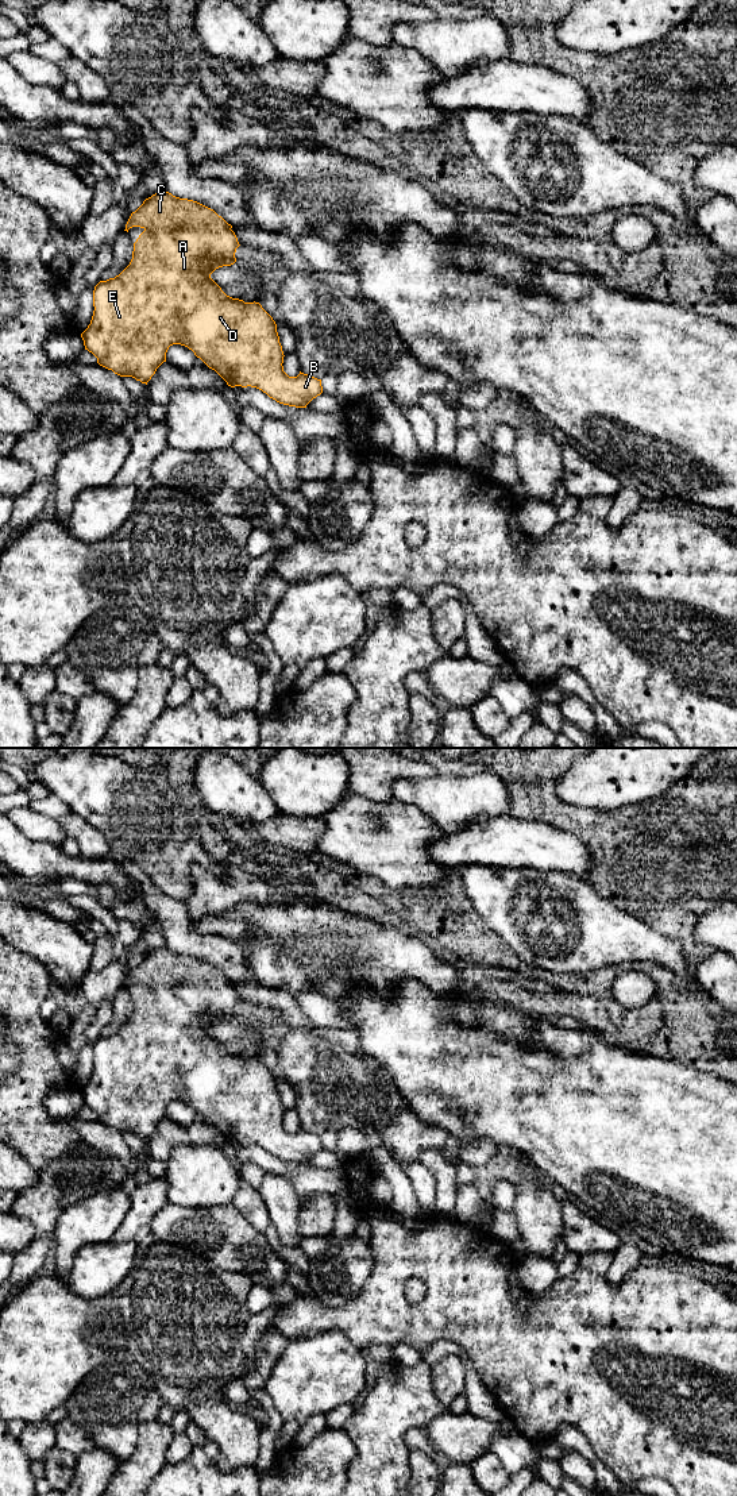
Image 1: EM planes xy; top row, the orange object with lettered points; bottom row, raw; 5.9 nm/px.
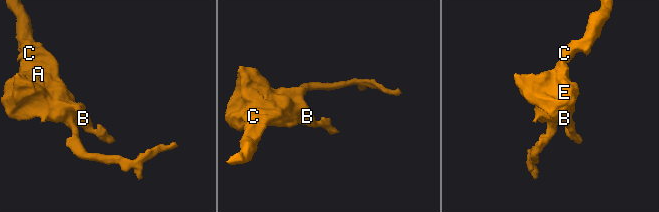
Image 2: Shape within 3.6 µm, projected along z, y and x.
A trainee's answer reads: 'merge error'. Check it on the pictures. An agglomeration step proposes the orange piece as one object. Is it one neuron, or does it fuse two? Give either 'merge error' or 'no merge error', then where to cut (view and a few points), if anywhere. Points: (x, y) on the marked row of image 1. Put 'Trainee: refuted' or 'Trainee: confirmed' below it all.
no merge error | no cut
Trainee: refuted

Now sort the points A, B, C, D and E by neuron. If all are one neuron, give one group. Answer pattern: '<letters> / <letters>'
A B C D E

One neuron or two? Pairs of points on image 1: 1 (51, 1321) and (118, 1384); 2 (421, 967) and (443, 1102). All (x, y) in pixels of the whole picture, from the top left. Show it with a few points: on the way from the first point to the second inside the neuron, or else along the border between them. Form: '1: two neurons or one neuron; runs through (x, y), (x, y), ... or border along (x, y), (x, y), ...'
1: two neurons; border along (131, 1361), (99, 1365), (76, 1387)
2: two neurons; border along (393, 987), (419, 980), (452, 1001)

